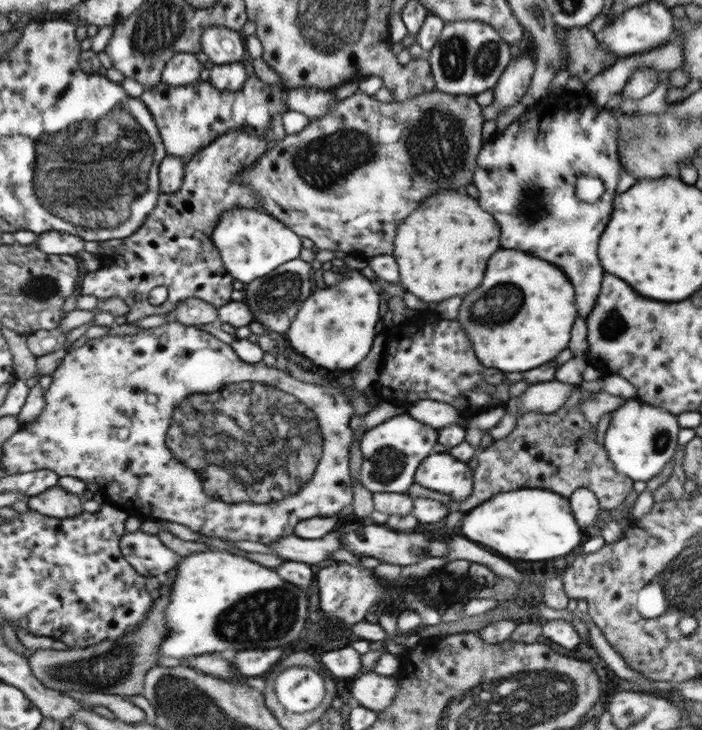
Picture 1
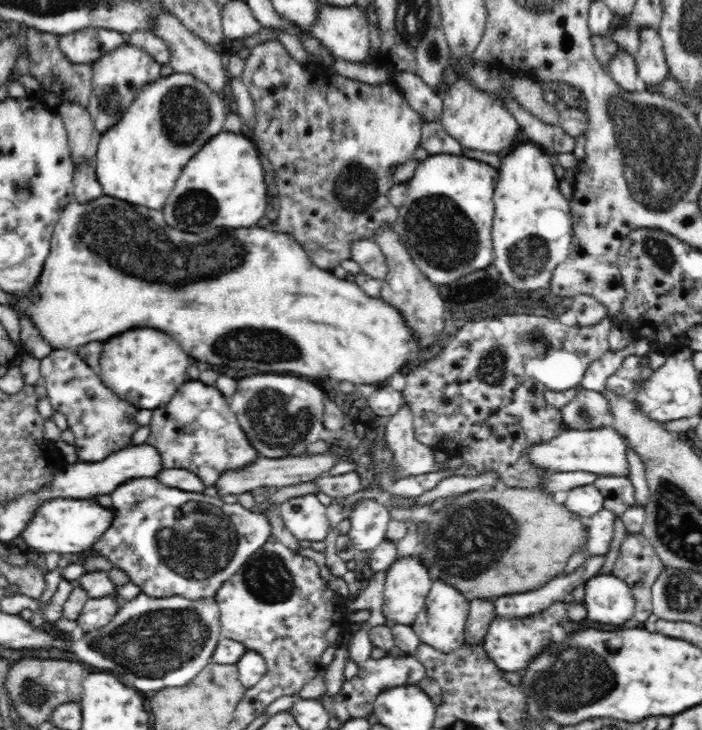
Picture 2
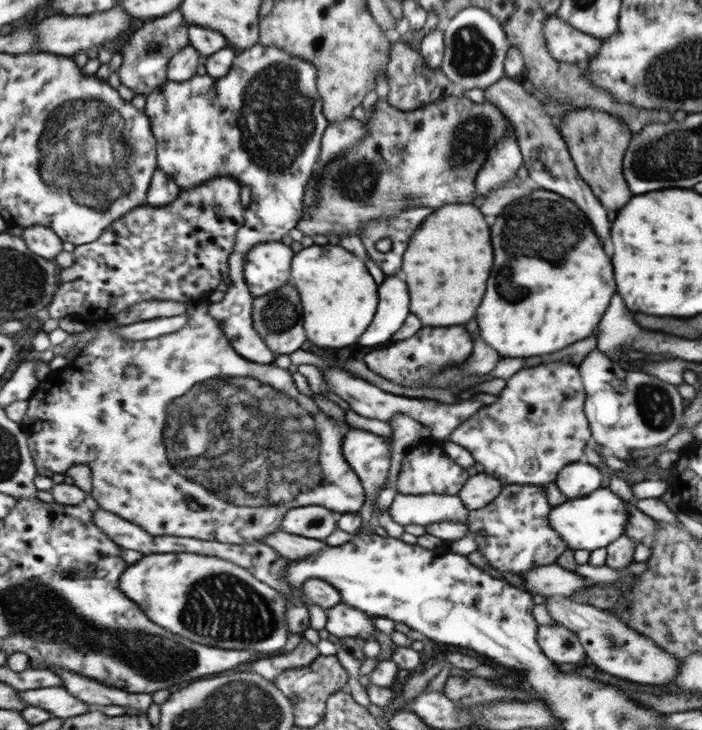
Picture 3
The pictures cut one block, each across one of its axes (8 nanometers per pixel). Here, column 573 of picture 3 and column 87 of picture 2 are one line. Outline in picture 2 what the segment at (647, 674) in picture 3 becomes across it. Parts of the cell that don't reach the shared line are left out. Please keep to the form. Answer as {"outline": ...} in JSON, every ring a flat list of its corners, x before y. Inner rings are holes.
{"outline":[[90,598,83,606,80,616,75,620,77,624,76,631,86,634,86,632,94,632,98,628,104,628,112,620,119,608,118,599]]}

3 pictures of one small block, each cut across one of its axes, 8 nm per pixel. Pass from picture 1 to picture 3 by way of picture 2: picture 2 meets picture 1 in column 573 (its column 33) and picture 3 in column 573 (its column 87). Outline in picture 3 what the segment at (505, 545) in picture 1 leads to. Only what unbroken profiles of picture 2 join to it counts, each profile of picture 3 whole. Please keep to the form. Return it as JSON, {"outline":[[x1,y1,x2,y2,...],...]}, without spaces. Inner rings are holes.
{"outline":[[600,487,583,497,567,499,559,506,552,507,549,513,549,526,560,534,561,540,568,545,569,550,595,551,597,548,610,546,626,531,629,514,627,502,610,492,608,488]]}

